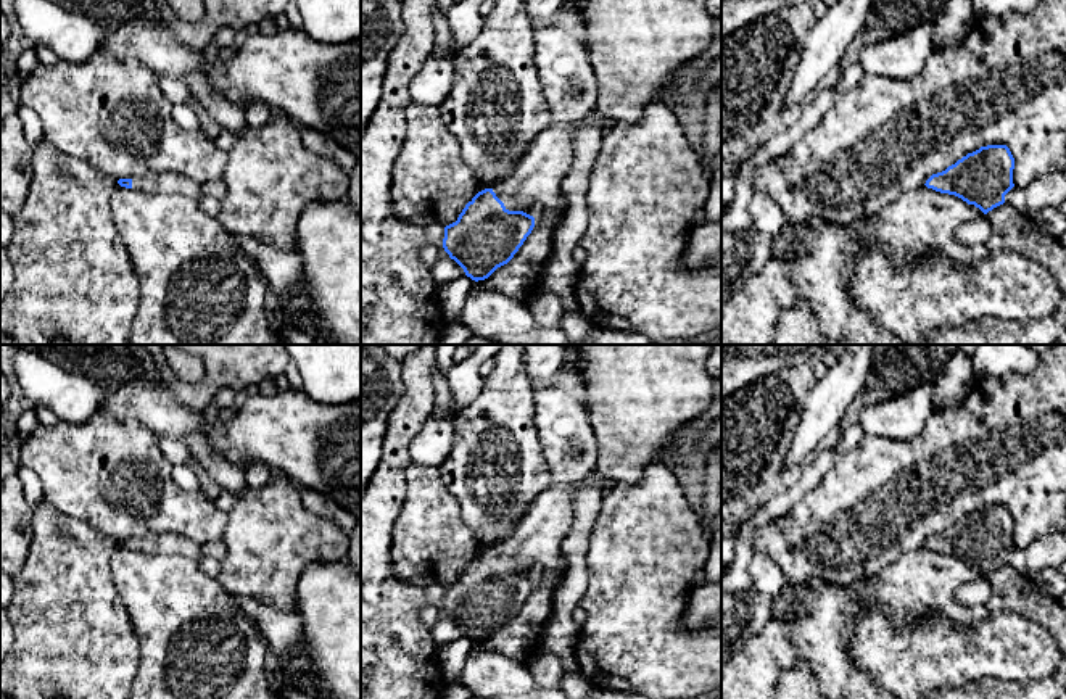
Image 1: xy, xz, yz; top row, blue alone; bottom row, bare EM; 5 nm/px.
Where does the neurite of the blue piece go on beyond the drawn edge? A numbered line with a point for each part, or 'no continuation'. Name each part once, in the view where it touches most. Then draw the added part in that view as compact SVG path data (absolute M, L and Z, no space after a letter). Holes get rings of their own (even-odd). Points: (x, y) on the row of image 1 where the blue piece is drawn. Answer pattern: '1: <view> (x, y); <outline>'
1: xz (537, 181); M586 116L583 121L593 119L593 116ZM583 121L544 129L515 171L504 182L491 187L506 209L523 211L539 206L539 222L544 227L554 230L560 225L567 208L562 180L572 168L573 140Z

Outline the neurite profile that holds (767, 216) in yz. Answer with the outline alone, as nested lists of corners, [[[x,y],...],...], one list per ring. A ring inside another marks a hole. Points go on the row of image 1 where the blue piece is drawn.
[[[754,193],[749,201],[749,214],[755,229],[776,235],[786,224],[784,213],[775,200],[765,193]]]

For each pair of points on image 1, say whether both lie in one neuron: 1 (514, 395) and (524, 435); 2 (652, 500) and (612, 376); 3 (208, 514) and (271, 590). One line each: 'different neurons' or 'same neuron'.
1: same neuron
2: different neurons
3: different neurons

